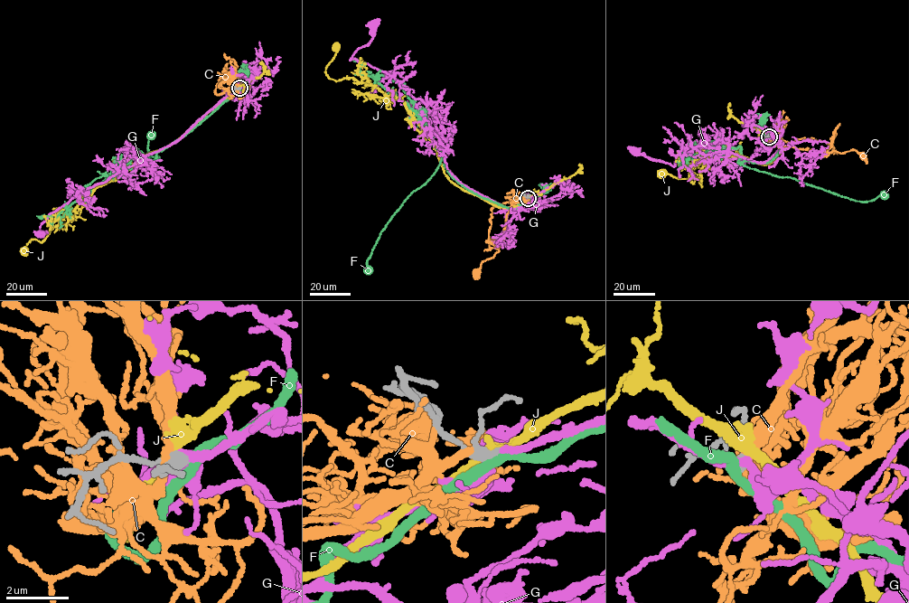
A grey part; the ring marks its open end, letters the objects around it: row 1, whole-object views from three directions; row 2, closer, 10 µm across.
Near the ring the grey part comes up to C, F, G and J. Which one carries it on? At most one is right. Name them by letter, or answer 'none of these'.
G

